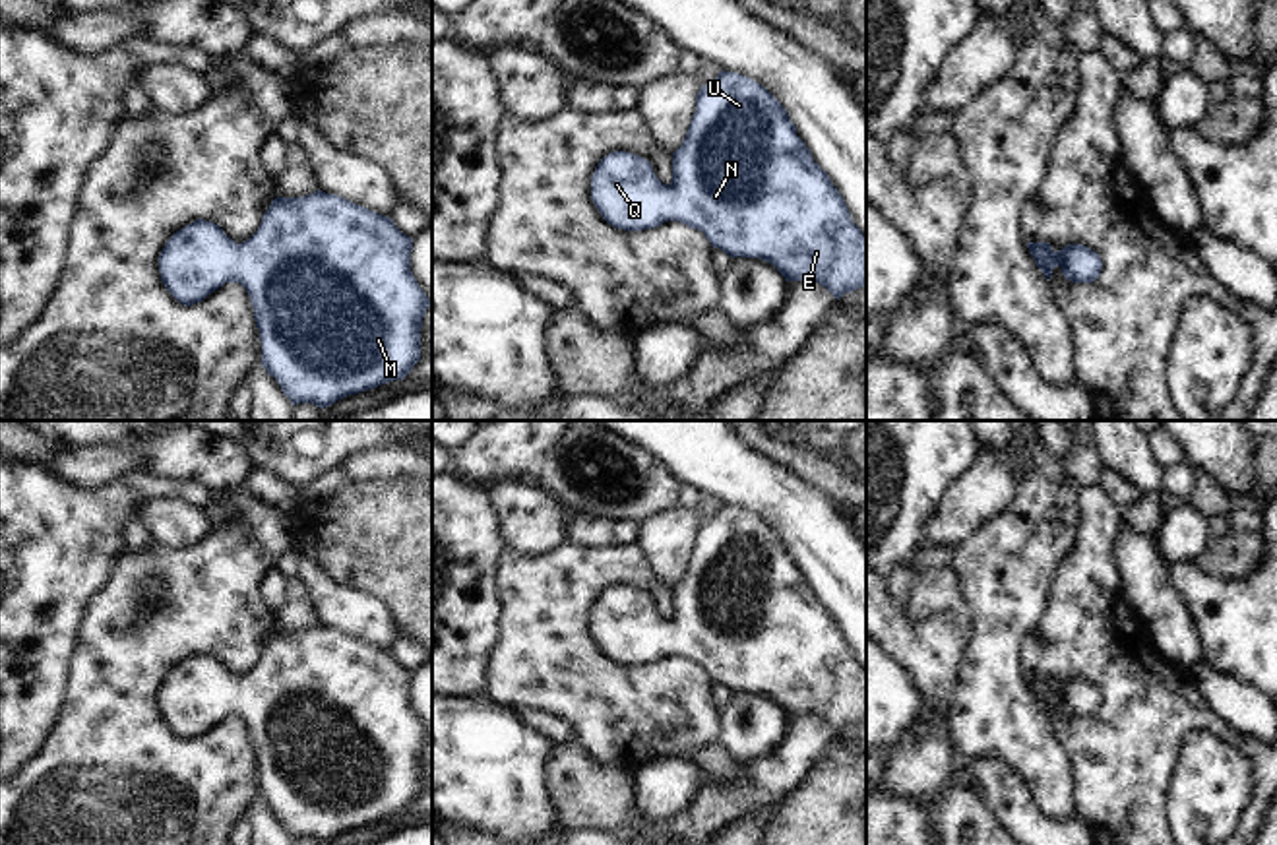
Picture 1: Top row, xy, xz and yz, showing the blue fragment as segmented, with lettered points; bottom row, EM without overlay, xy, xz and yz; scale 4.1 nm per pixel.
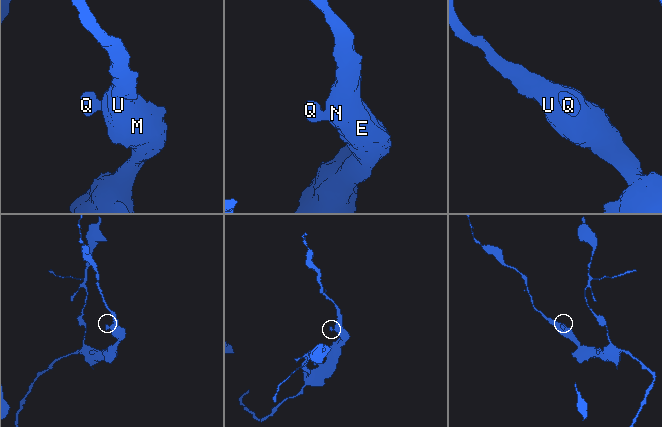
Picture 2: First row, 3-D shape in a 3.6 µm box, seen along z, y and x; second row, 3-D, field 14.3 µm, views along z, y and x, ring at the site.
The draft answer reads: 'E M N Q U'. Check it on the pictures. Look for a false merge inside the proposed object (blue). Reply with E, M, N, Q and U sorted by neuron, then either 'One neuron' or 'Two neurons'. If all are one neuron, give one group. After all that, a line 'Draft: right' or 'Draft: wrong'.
Groups: E M N Q U. One neuron
Draft: right

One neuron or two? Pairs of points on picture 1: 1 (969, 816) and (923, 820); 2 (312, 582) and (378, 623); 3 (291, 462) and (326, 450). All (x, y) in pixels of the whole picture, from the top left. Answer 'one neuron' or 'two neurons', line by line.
1: one neuron
2: one neuron
3: one neuron

